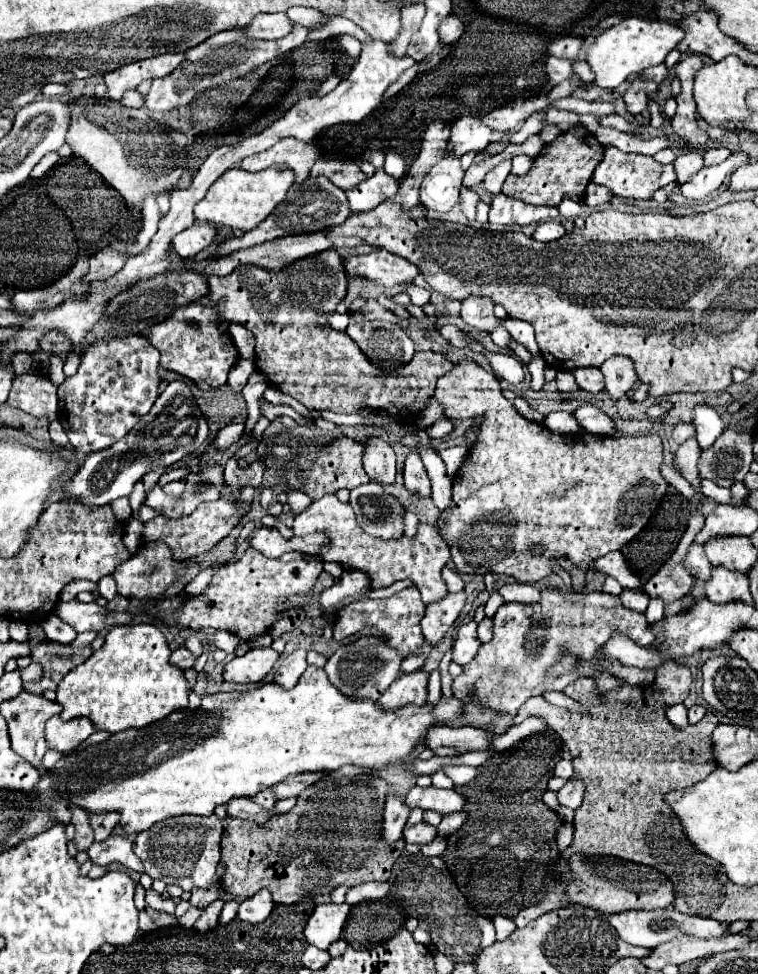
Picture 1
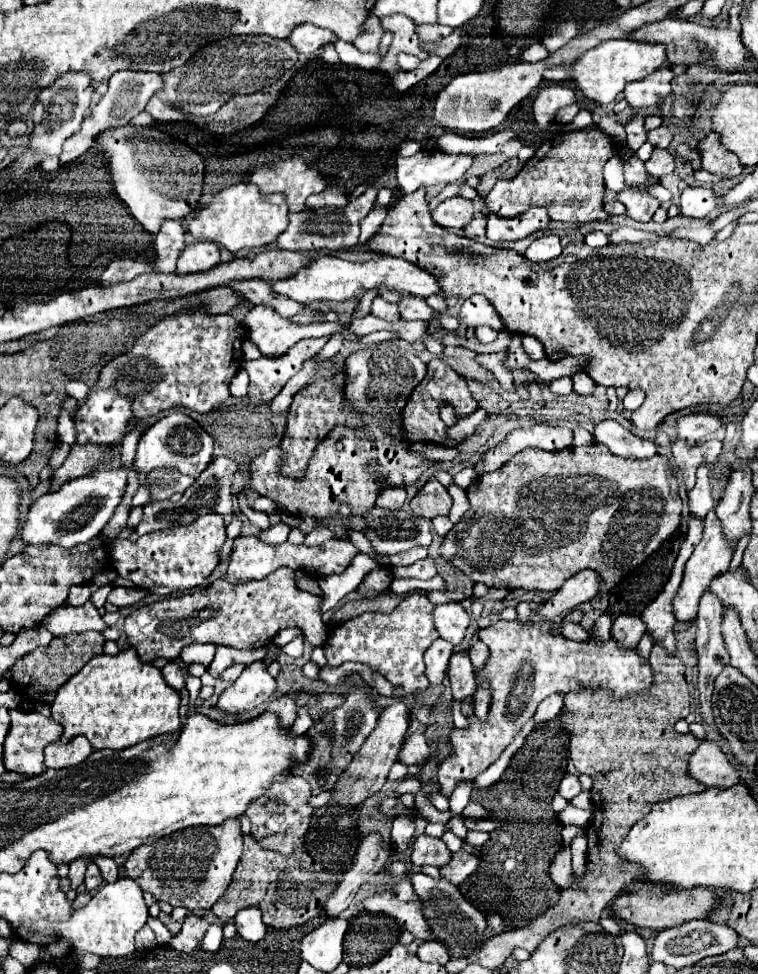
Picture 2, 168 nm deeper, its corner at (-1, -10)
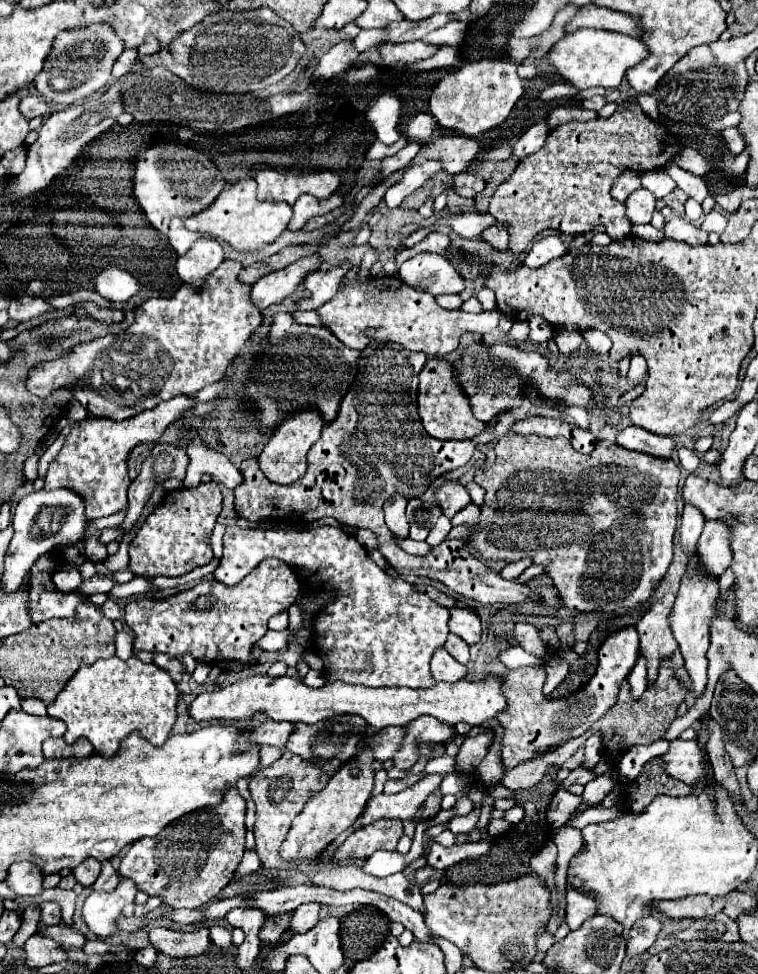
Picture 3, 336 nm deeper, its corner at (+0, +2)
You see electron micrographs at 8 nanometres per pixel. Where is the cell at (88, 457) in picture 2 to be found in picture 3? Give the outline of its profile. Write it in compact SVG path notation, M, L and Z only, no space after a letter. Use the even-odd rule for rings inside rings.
M176 396L168 402L160 402L156 408L140 412L122 422L114 422L110 418L94 418L88 416L80 420L70 434L58 456L50 462L48 474L44 478L44 490L68 488L82 496L86 506L86 520L96 520L102 516L116 514L126 510L126 494L130 486L128 476L128 456L130 452L144 442L156 442L168 424L172 424L184 410L194 406L188 396Z

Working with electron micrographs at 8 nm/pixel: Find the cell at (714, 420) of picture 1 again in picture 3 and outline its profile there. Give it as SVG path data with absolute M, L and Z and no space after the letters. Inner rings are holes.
M686 504L684 506L684 514L682 514L682 524L680 524L680 542L682 548L686 552L686 558L692 558L696 552L696 542L702 534L704 528L704 520L698 508Z

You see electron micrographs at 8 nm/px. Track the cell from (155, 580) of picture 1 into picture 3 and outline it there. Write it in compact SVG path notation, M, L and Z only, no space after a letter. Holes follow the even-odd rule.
M92 576L88 580L82 580L82 584L78 586L78 592L82 596L90 596L90 594L96 594L96 592L108 594L112 590L112 586L114 586L114 582L108 576Z

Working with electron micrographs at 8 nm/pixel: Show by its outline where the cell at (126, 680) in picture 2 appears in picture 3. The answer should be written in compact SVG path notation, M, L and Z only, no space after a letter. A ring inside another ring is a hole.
M112 656L80 668L48 708L48 714L66 724L66 744L88 738L100 756L110 758L118 752L118 742L130 732L142 734L152 746L162 746L176 722L176 702L178 690L174 680L156 664L144 664L136 656L126 662Z

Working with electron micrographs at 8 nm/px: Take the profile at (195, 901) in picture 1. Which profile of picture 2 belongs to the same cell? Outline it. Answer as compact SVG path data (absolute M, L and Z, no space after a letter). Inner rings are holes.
M189 914L185 920L183 920L183 928L177 936L171 938L171 946L179 952L193 952L197 946L199 946L199 940L203 938L205 930L207 930L209 922L203 918L203 916L197 916L197 914Z

